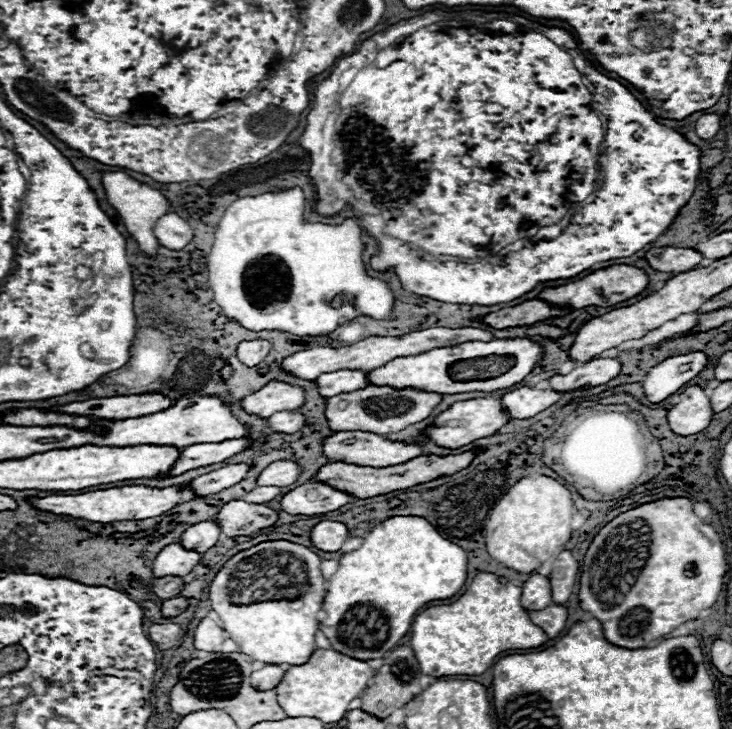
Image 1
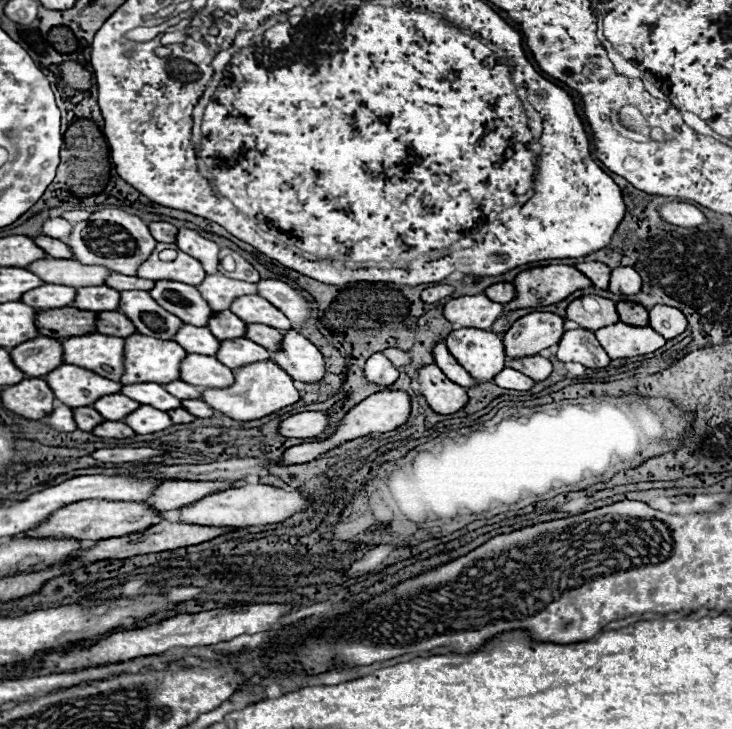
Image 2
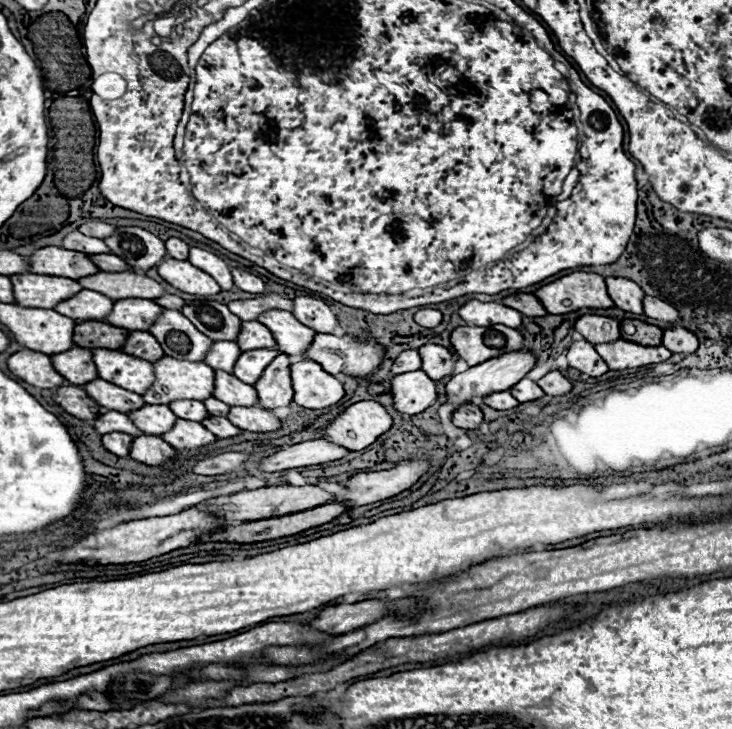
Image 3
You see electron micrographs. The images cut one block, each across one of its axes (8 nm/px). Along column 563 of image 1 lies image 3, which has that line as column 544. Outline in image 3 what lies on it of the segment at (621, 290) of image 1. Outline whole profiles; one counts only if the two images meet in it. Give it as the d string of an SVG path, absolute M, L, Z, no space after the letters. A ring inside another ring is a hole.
M574 272L534 292L548 314L568 314L580 308L612 308L604 278L588 272Z

